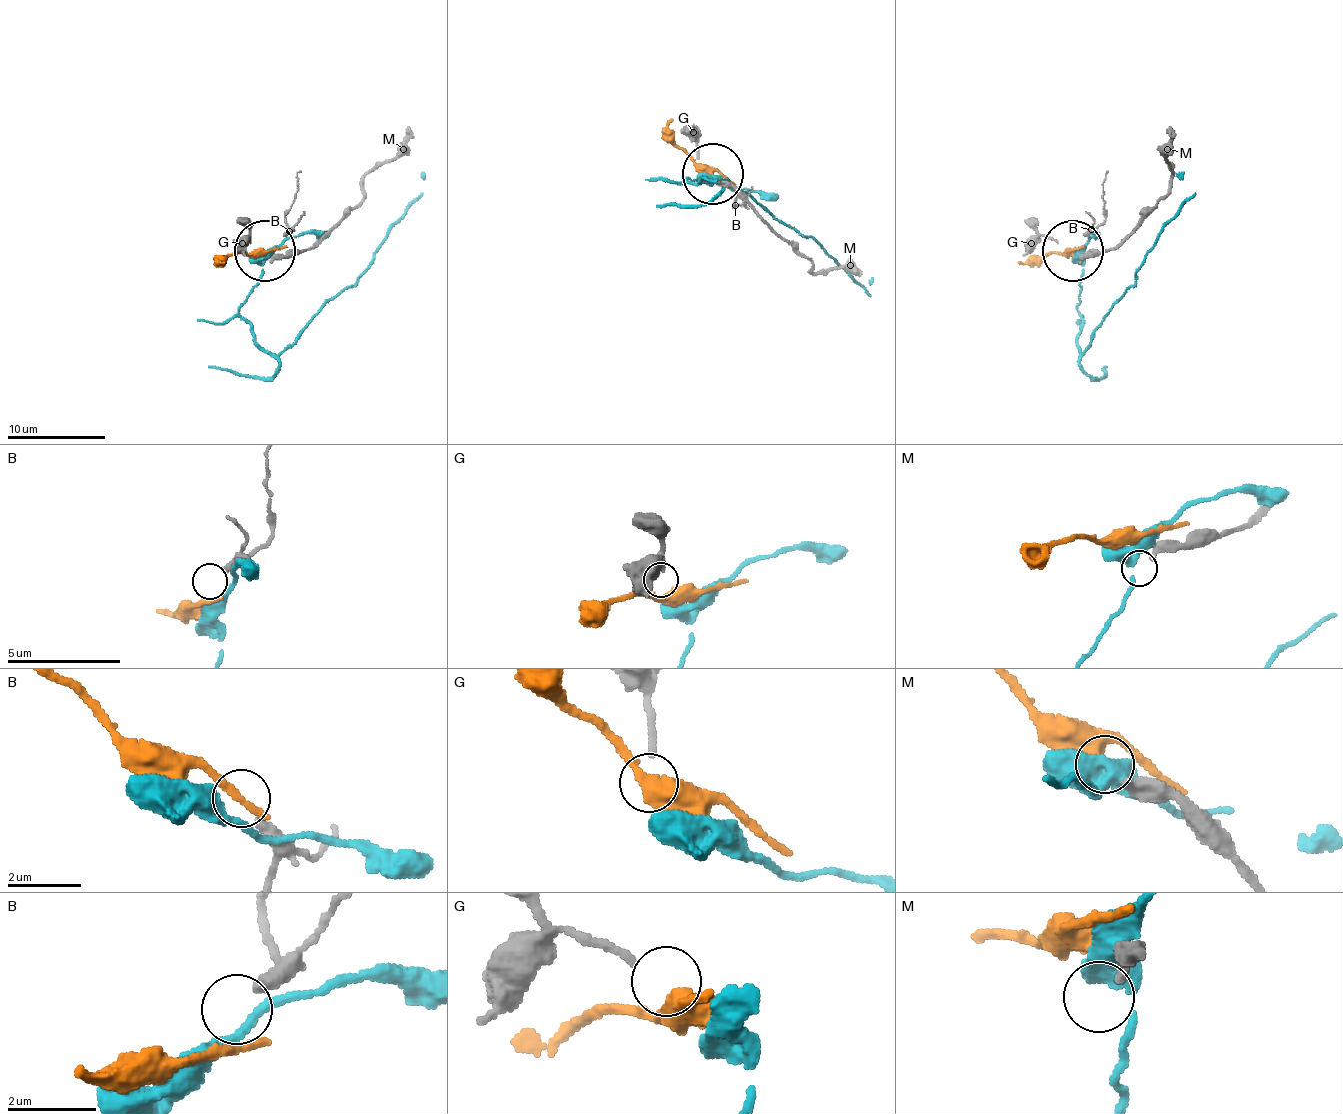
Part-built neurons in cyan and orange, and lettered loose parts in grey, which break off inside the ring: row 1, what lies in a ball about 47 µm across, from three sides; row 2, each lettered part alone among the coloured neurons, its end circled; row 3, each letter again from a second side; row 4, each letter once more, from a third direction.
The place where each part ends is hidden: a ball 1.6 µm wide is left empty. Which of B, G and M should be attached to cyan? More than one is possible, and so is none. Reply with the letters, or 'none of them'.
none of them

